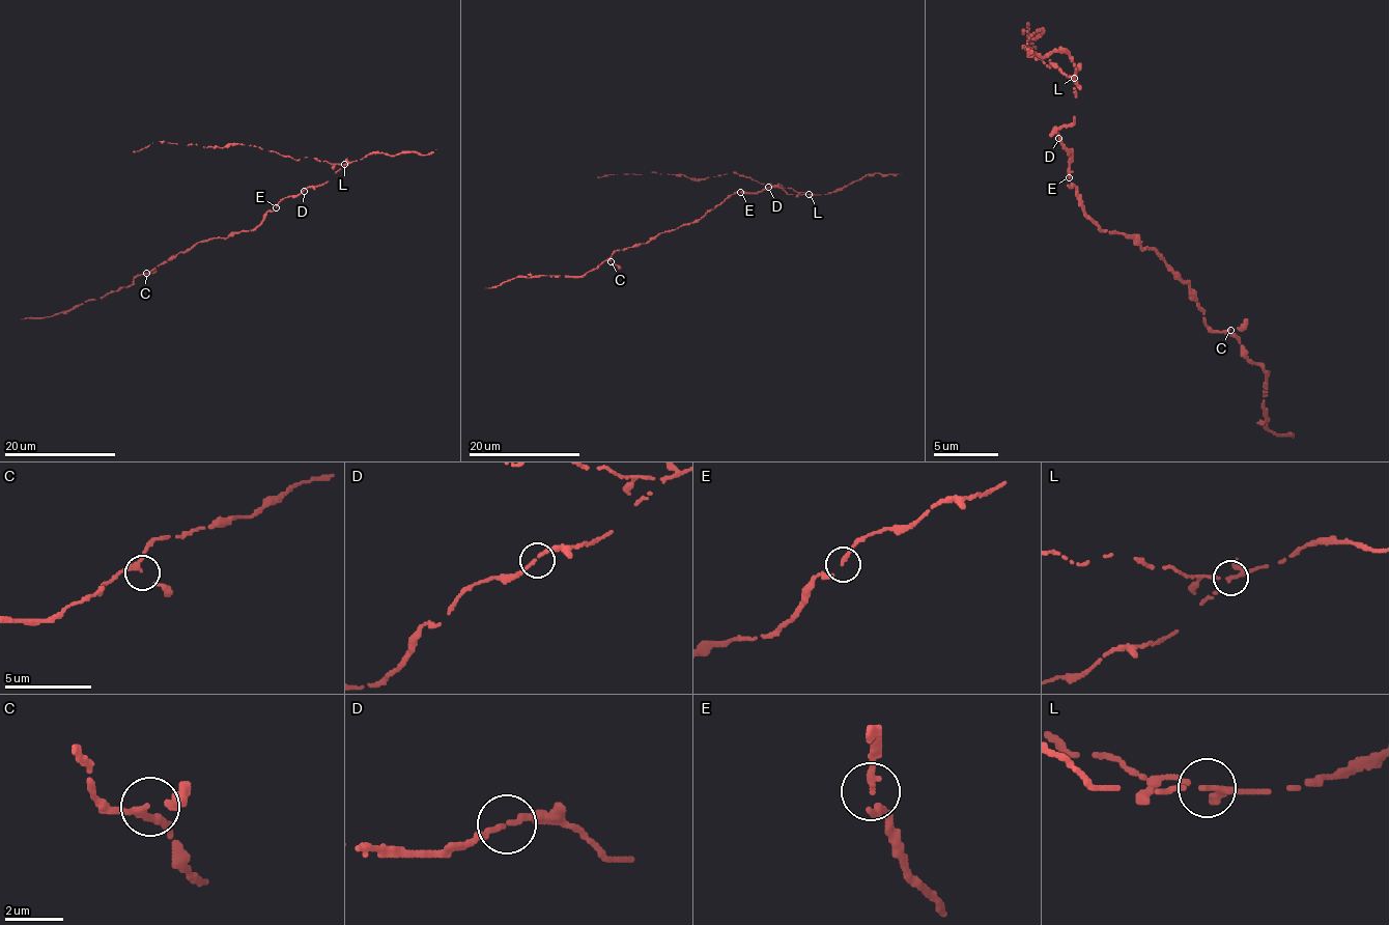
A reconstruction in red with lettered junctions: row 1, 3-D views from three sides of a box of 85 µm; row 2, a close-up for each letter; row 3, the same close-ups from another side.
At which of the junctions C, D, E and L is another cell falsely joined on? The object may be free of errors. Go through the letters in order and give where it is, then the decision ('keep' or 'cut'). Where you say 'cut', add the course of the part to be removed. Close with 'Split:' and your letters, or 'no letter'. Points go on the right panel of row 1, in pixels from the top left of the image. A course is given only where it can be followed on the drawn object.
C: (1230, 330) | keep
D: (1058, 138) | keep
E: (1069, 177) | keep
L: (1074, 78) | cut | (1075, 77), (1049, 66), (1026, 48), (1029, 34), (1039, 28), (1029, 37), (1023, 34), (1026, 25), (1036, 48)
Split: L

